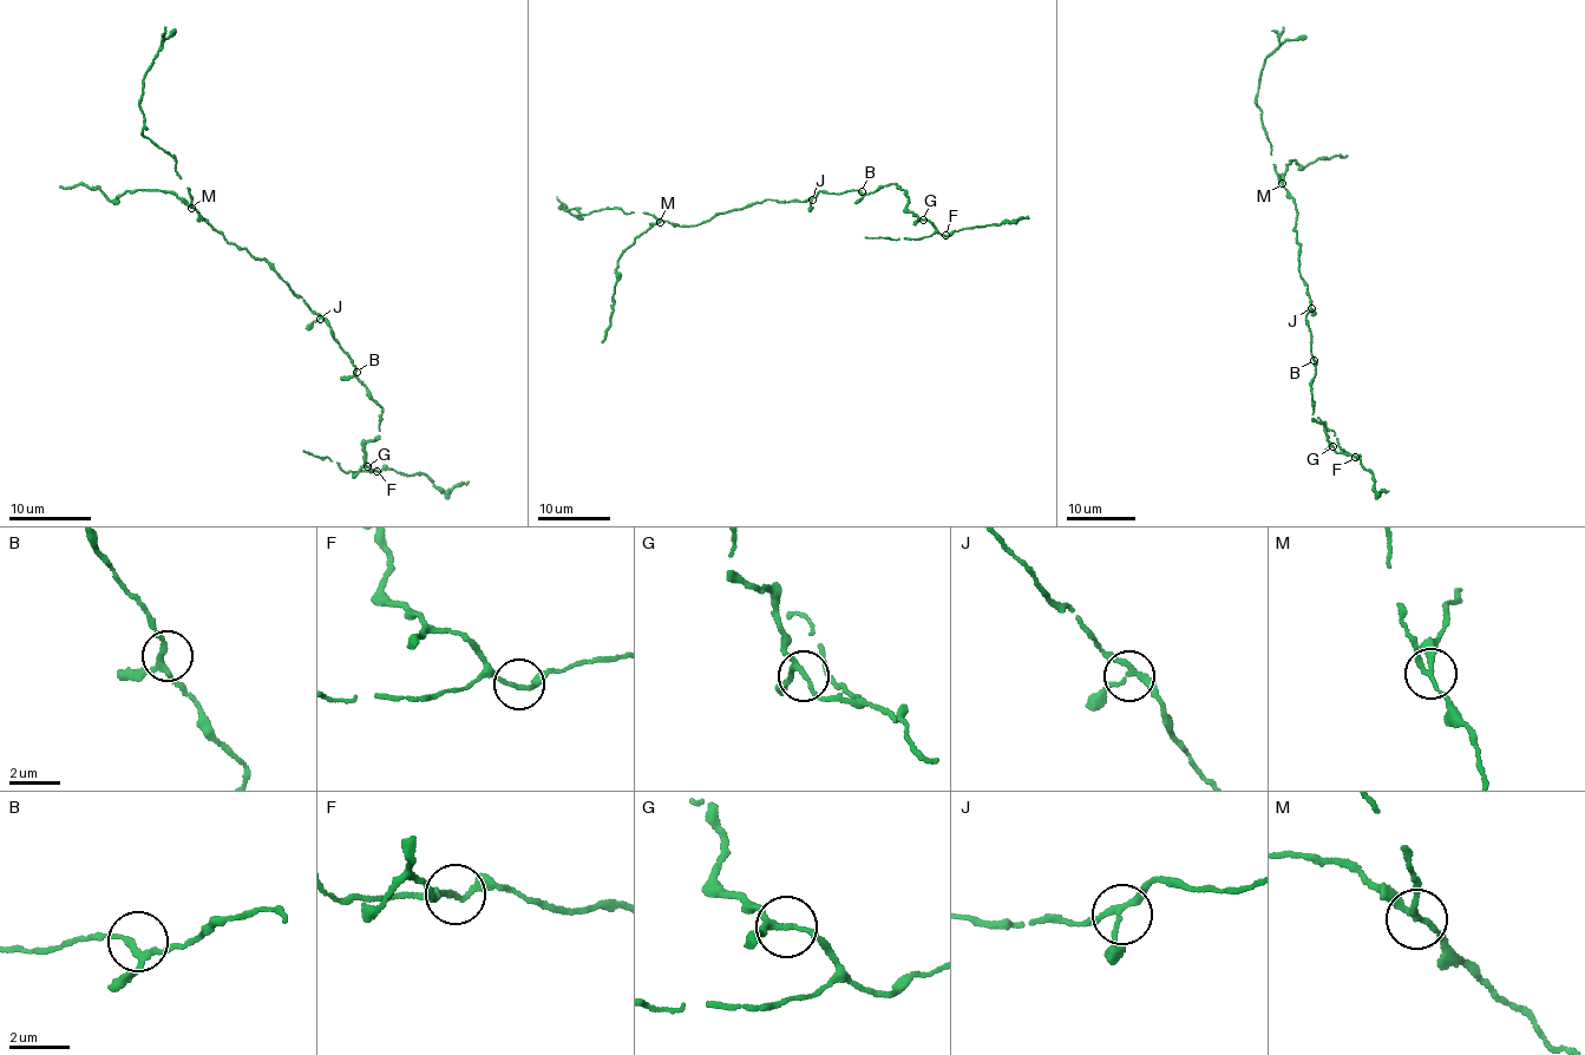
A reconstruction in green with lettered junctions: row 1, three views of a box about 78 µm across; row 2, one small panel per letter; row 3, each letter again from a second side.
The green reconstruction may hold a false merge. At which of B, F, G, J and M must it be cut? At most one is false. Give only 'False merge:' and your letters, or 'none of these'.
False merge: M

